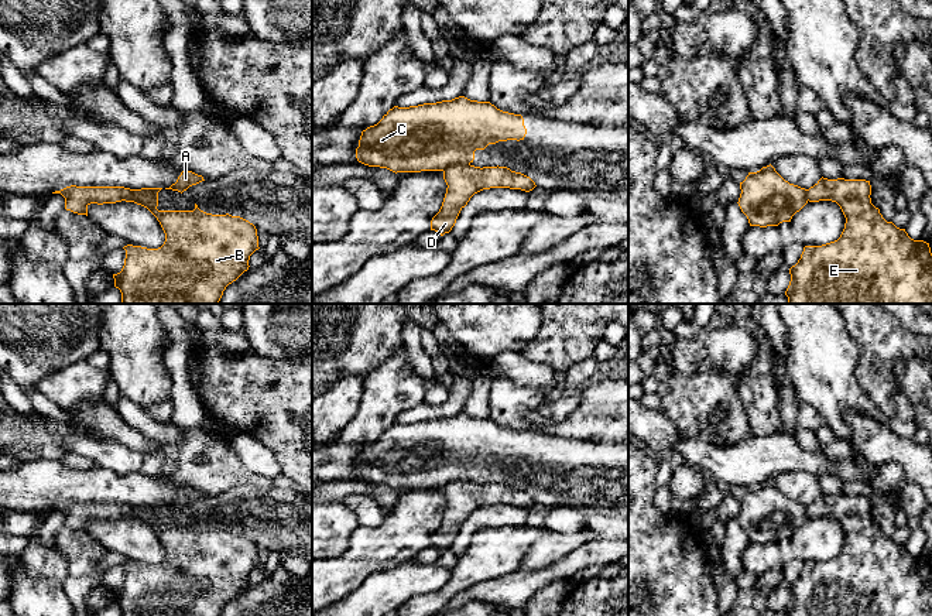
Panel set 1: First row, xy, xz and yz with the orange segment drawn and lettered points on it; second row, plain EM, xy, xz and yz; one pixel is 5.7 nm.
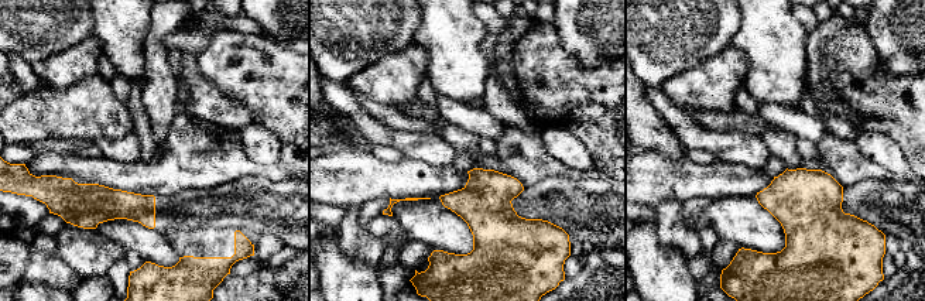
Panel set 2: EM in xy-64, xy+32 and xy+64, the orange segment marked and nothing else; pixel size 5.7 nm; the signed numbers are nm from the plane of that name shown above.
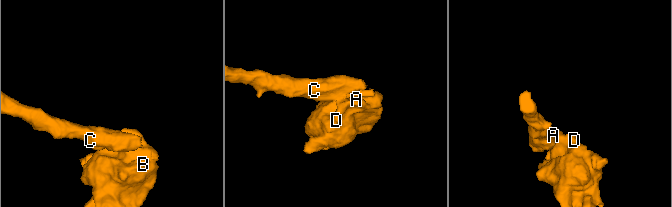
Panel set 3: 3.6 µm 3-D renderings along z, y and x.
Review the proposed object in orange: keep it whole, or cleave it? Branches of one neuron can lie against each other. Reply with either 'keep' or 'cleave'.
cleave

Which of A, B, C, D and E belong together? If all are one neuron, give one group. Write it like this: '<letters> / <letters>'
A B D E / C

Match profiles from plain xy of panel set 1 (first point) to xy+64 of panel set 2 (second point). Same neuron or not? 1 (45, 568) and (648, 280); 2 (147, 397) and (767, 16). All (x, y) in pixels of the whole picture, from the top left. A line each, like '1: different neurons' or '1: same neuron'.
1: different neurons
2: same neuron

